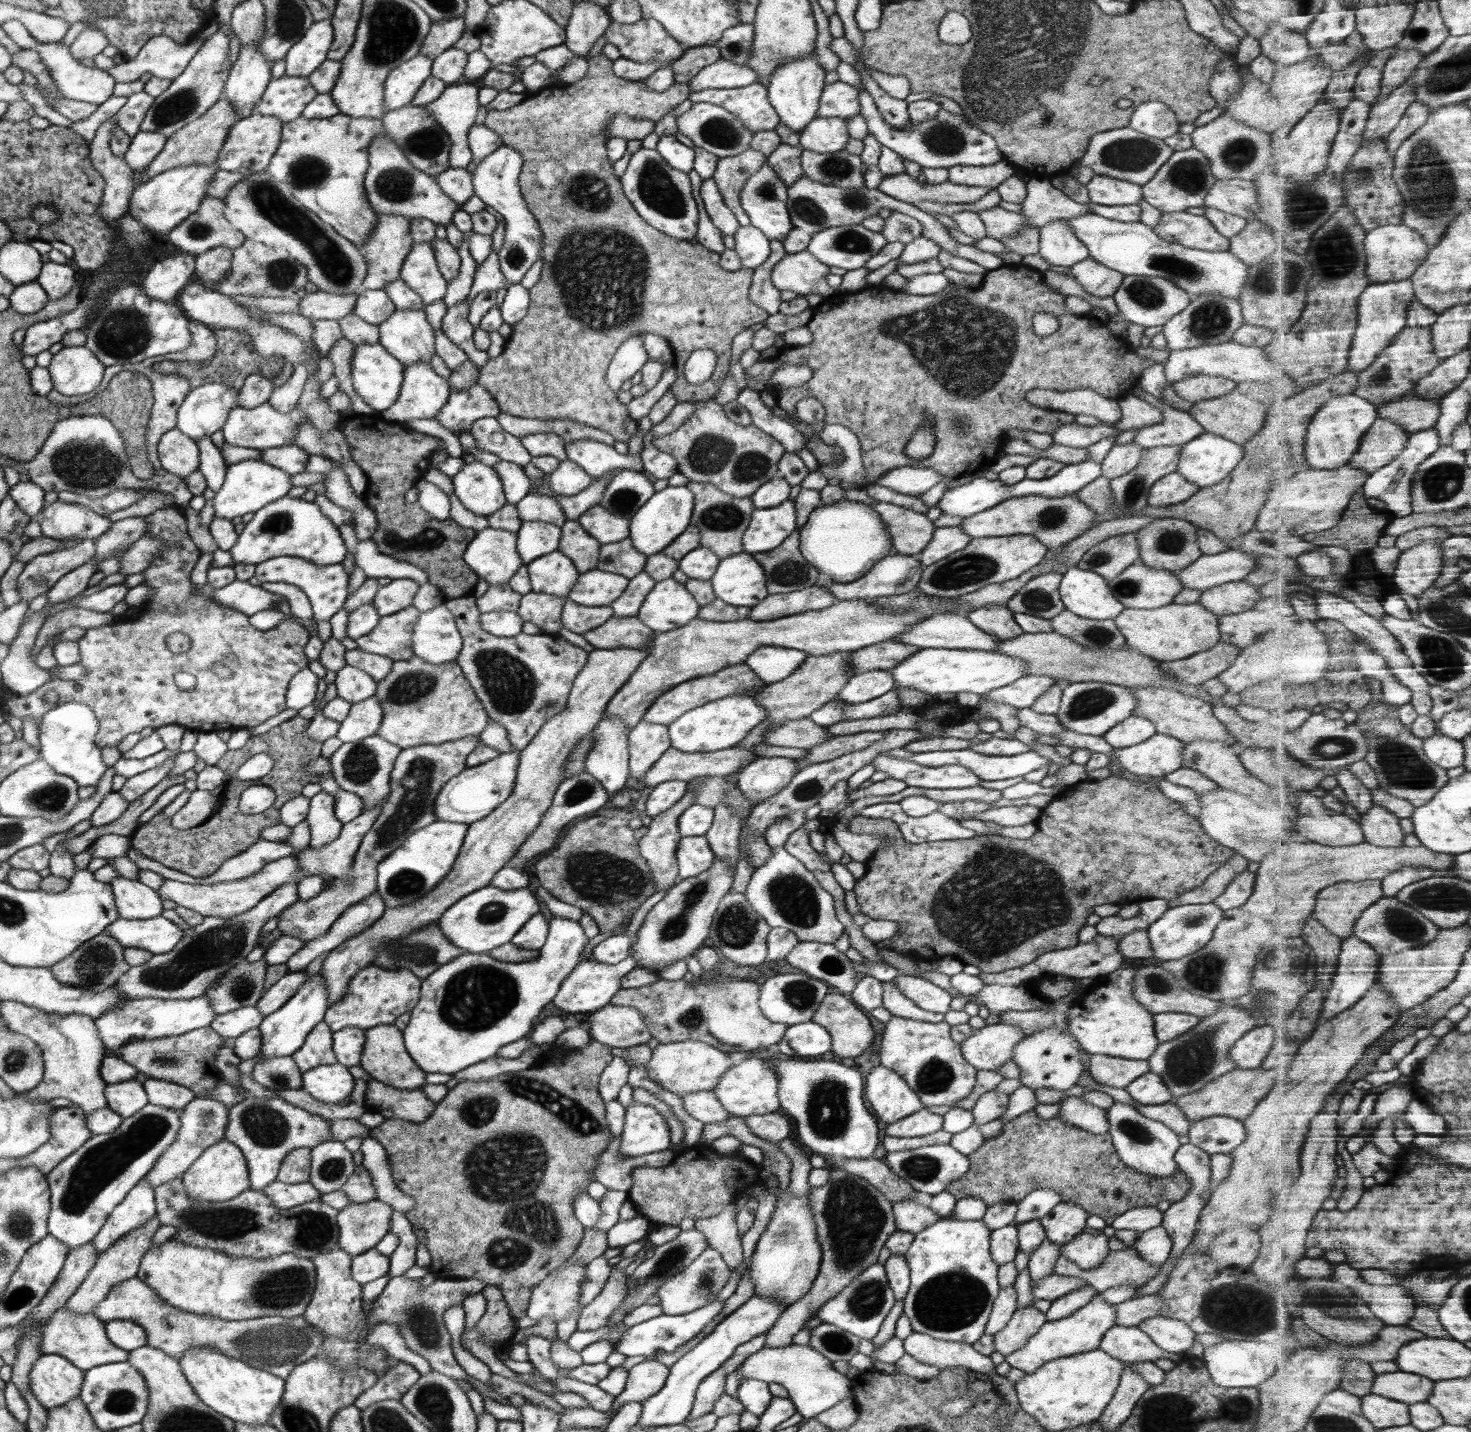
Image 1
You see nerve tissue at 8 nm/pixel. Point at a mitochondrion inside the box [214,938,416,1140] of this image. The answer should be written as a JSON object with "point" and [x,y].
{"point":[243,988]}

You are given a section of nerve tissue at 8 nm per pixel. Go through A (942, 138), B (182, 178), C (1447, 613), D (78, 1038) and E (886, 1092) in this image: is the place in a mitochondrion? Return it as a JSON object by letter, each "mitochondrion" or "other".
{"A":"mitochondrion","B":"other","C":"mitochondrion","D":"other","E":"other"}

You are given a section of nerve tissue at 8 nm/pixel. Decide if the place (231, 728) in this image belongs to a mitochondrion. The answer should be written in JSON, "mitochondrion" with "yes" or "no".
{"mitochondrion":"no"}

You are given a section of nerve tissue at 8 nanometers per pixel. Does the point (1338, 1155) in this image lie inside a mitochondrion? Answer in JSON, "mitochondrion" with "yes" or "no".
{"mitochondrion":"no"}

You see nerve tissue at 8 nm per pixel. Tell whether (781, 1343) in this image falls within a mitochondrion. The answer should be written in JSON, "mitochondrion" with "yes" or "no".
{"mitochondrion":"no"}

